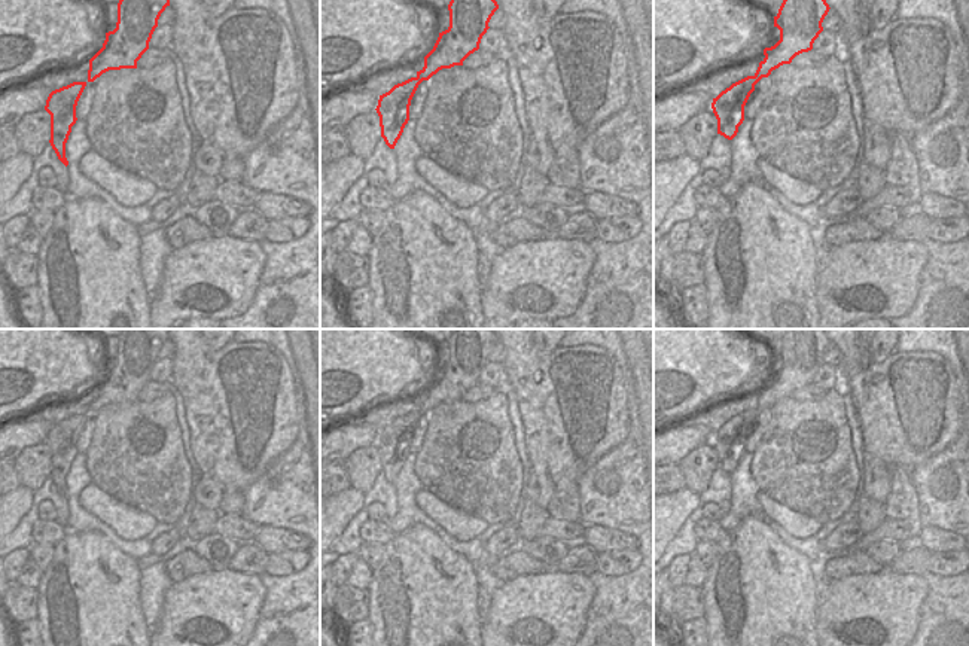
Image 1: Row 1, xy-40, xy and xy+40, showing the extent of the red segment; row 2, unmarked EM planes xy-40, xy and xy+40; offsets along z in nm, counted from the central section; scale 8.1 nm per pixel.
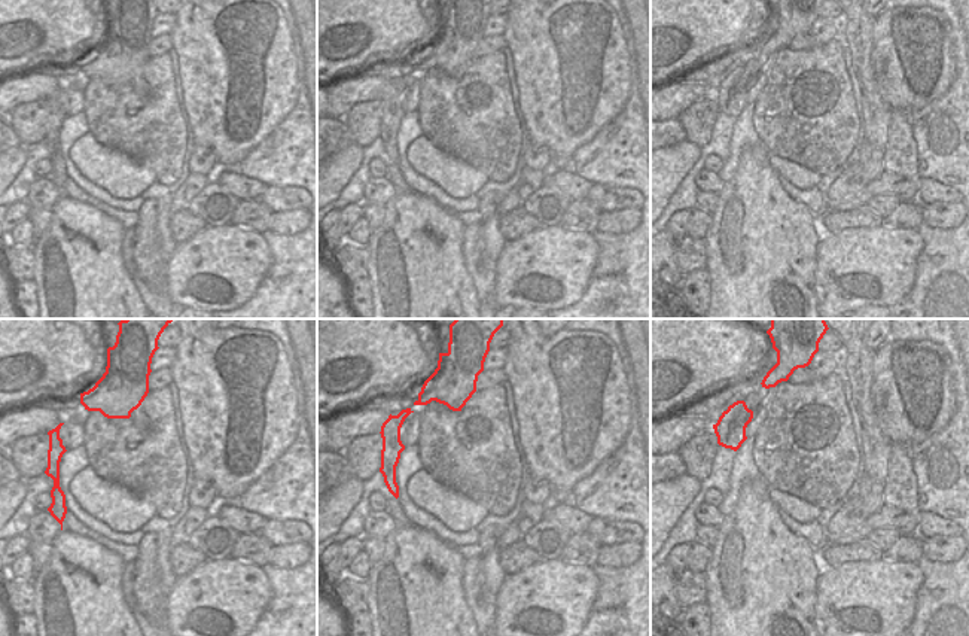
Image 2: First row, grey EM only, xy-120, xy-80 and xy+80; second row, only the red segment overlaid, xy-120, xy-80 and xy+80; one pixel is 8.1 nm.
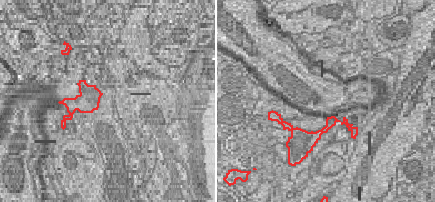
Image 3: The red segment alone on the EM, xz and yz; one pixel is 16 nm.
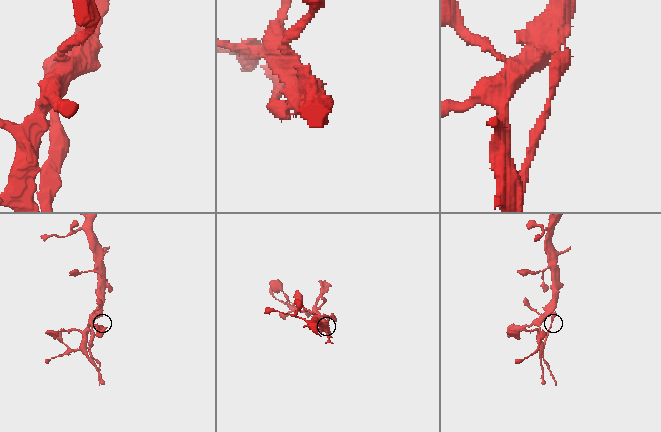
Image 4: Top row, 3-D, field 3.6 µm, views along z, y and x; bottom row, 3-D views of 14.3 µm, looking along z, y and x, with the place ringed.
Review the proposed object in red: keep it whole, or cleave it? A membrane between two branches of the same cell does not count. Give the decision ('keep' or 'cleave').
cleave

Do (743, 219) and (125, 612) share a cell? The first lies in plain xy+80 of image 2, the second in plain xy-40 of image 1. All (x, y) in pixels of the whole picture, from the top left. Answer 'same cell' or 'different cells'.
same cell

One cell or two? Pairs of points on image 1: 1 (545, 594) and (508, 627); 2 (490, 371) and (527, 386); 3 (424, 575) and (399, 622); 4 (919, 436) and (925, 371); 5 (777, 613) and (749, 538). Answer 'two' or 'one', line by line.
1: one
2: two
3: one
4: one
5: one

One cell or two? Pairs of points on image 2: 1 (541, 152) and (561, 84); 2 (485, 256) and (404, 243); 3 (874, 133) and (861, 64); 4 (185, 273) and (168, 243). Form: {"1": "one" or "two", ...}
{"1": "two", "2": "two", "3": "one", "4": "two"}

